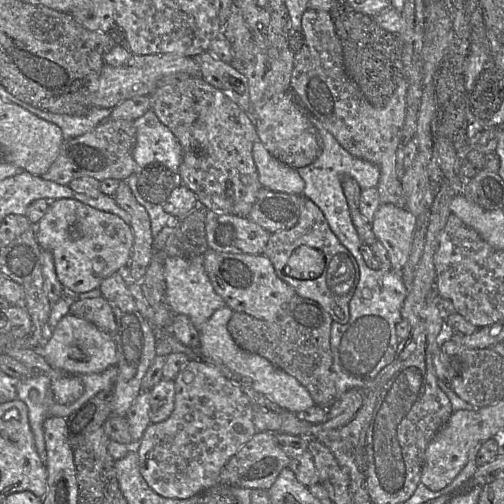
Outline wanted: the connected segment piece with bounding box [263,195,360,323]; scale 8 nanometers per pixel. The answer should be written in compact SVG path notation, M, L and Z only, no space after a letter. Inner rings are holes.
M301 195L301 208L297 223L289 229L271 233L263 255L270 259L277 276L295 289L296 295L318 302L335 322L346 323L348 321L349 303L360 279L359 265L353 254L332 232L323 212L312 200ZM302 245L317 248L324 255L324 271L316 279L297 279L285 272L290 255Z

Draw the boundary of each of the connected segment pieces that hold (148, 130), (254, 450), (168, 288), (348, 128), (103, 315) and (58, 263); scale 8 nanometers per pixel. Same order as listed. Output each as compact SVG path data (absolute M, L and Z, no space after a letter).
M152 109L134 120L136 144L133 158L139 167L161 163L178 174L182 161L182 147L174 134L156 116Z
M258 431L223 468L220 475L222 484L243 489L268 490L277 479L281 470L288 467L290 457L278 446L275 434Z
M204 255L189 258L167 257L164 260L165 294L167 303L174 314L189 317L200 331L202 325L219 308L226 306L224 299L213 289L205 272Z
M336 1L330 12L306 9L301 27L304 43L294 56L291 91L305 110L315 116L345 150L379 167L380 178L376 188L381 204L406 208L397 175L397 150L405 123L408 90L399 35L386 31L373 17L354 10L346 1Z
M76 296L69 308L69 313L88 320L109 335L114 334L116 330L112 307L103 297L85 298Z
M61 198L51 201L46 214L34 225L34 230L42 250L52 253L57 277L69 294L81 295L98 289L105 278L124 272L130 261L134 243L131 227L119 216L98 210L78 200Z

